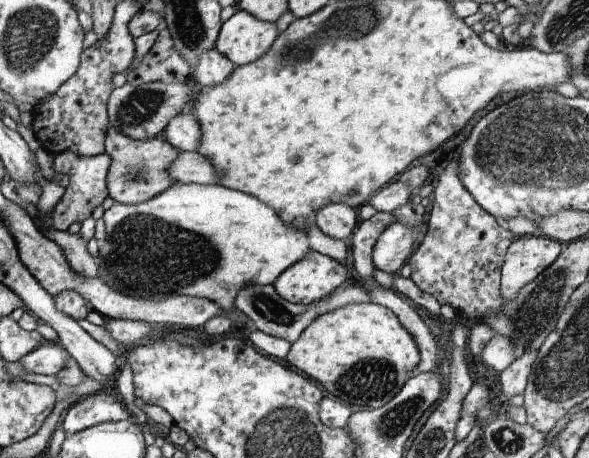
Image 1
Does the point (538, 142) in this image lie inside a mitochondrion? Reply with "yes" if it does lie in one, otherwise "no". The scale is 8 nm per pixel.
yes

